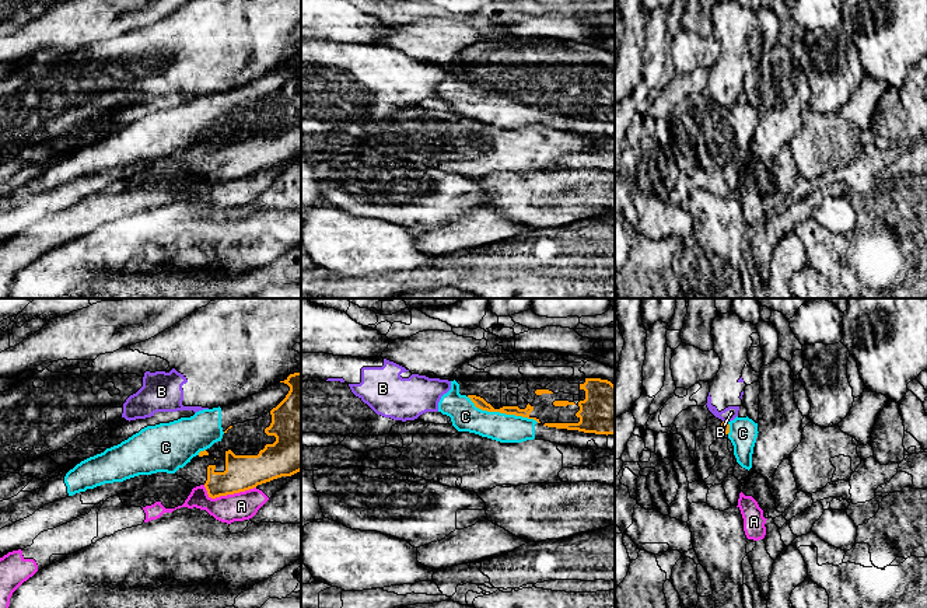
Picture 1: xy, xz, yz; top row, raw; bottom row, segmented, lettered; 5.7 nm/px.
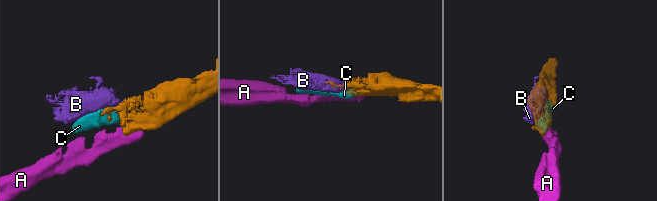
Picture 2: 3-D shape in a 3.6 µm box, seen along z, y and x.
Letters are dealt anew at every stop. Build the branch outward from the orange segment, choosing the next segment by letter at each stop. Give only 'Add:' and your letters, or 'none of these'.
Add: C

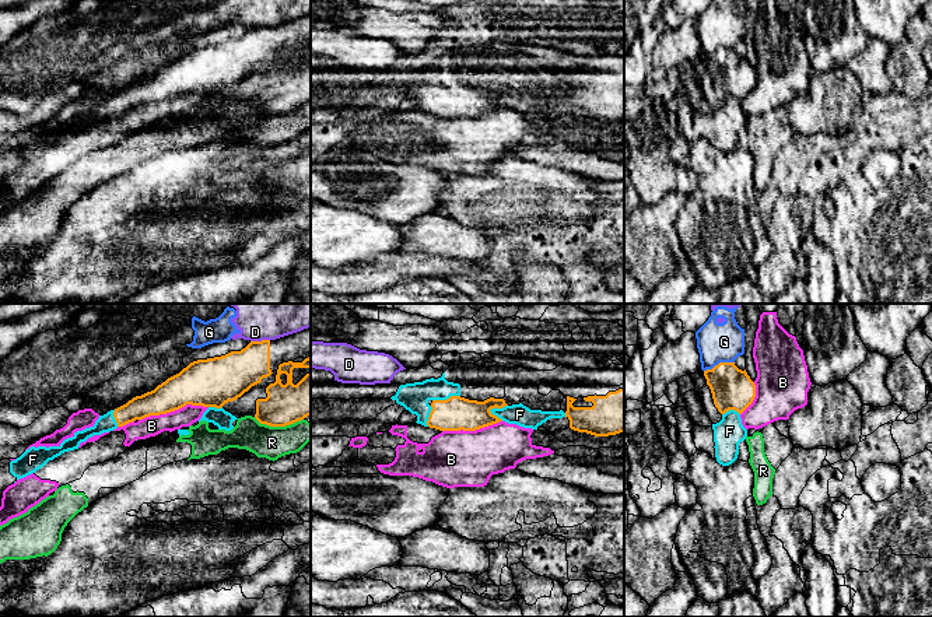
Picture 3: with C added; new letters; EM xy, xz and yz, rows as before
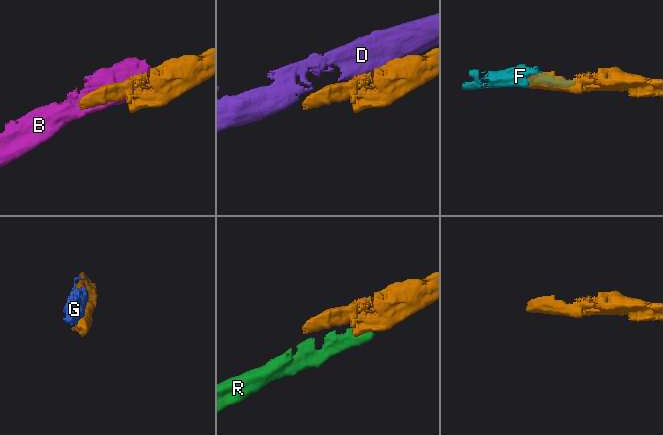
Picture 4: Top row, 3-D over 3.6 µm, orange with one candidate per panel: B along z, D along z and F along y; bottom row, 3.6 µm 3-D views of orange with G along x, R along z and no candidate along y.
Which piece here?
Add: F

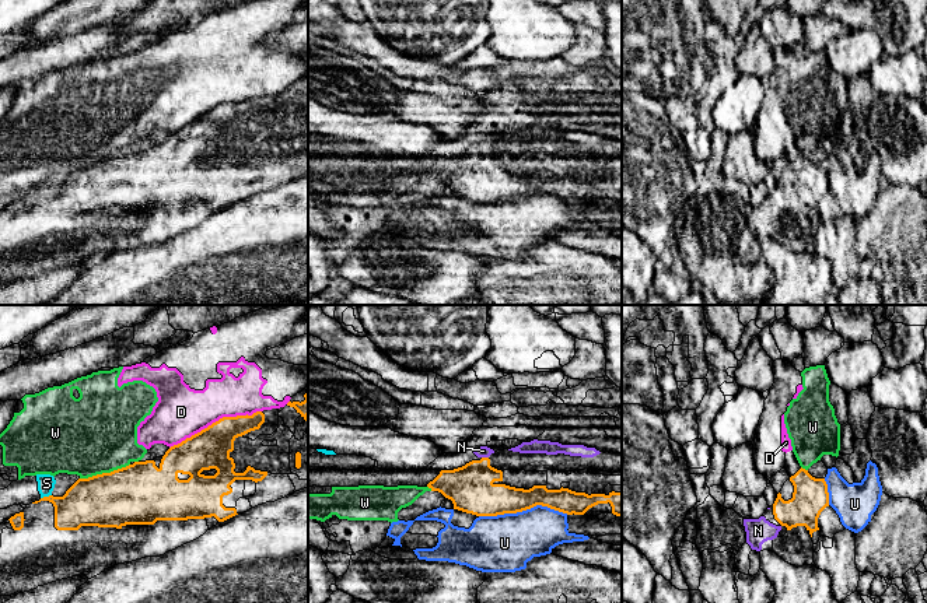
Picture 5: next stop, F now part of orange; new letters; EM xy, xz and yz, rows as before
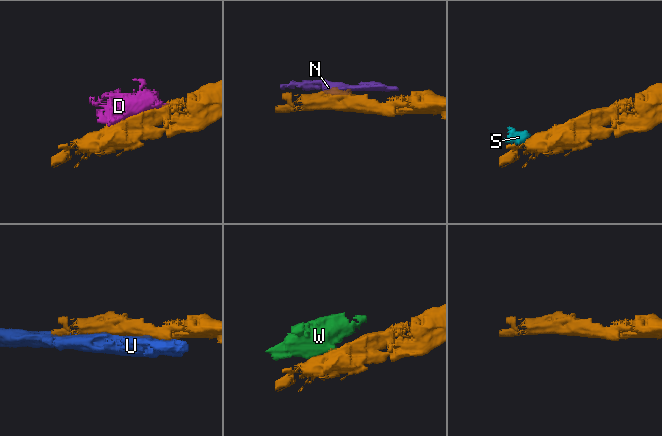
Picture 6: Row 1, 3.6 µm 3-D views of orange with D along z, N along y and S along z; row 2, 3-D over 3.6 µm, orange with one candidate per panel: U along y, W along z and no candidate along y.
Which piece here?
Add: N

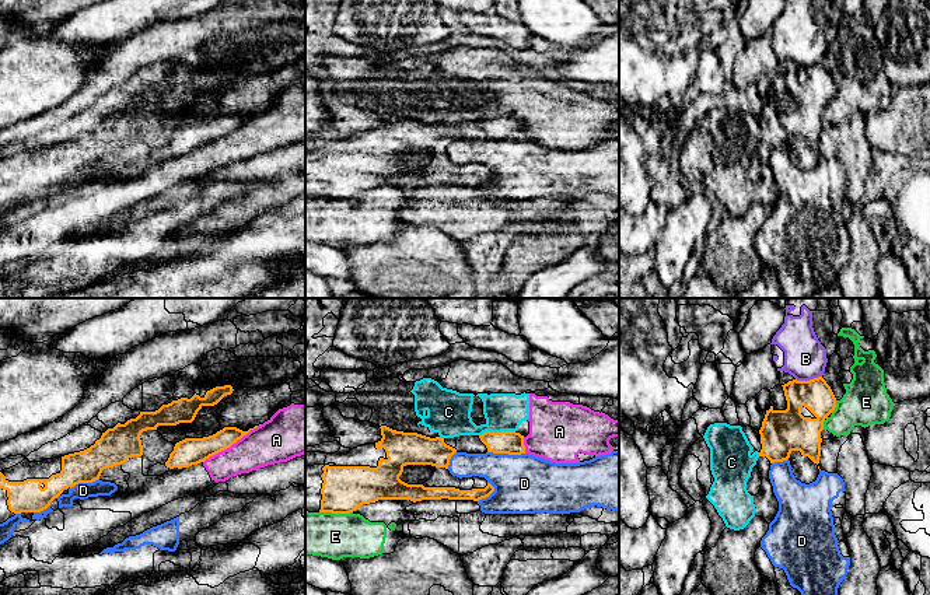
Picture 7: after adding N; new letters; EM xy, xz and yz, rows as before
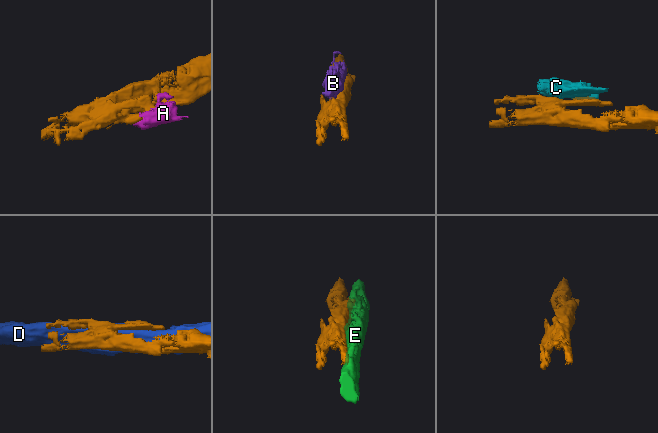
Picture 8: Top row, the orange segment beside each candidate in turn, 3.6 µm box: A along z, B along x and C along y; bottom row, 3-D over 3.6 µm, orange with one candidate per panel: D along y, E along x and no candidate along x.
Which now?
Add: none of these

